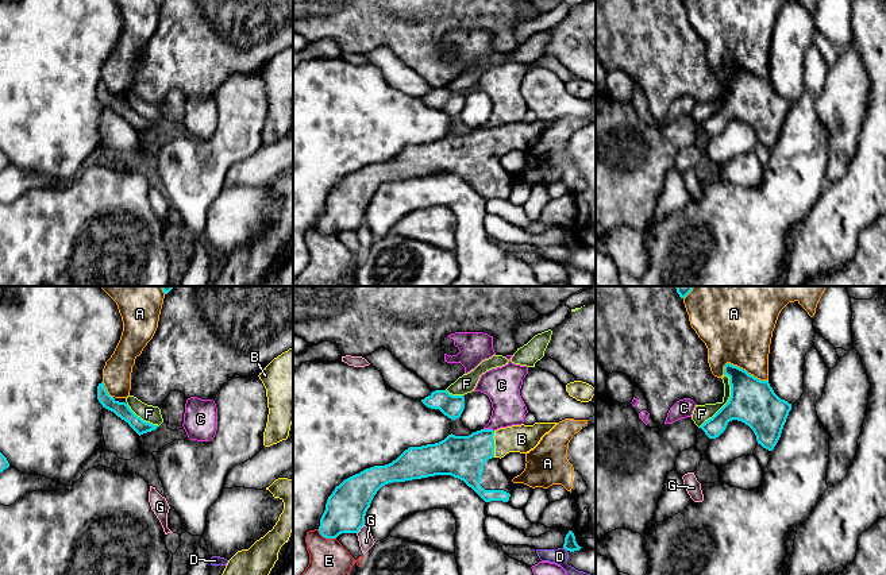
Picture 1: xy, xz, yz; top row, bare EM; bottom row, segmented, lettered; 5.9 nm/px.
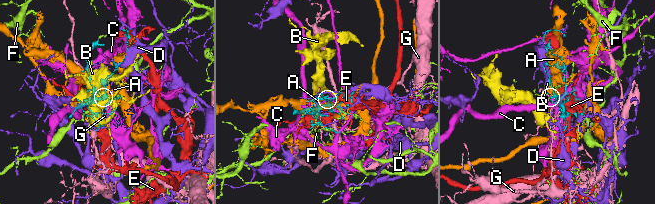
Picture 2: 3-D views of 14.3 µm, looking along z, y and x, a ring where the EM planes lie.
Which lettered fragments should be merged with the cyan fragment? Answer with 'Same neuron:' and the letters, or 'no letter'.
Same neuron: B

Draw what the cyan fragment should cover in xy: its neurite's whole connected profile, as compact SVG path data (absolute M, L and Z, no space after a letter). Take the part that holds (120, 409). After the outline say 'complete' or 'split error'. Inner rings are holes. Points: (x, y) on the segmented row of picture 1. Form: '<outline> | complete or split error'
M103 382L97 386L97 400L103 408L113 412L118 417L124 420L139 436L158 428L158 425L153 425L138 417L126 402L119 402L111 397Z | complete

